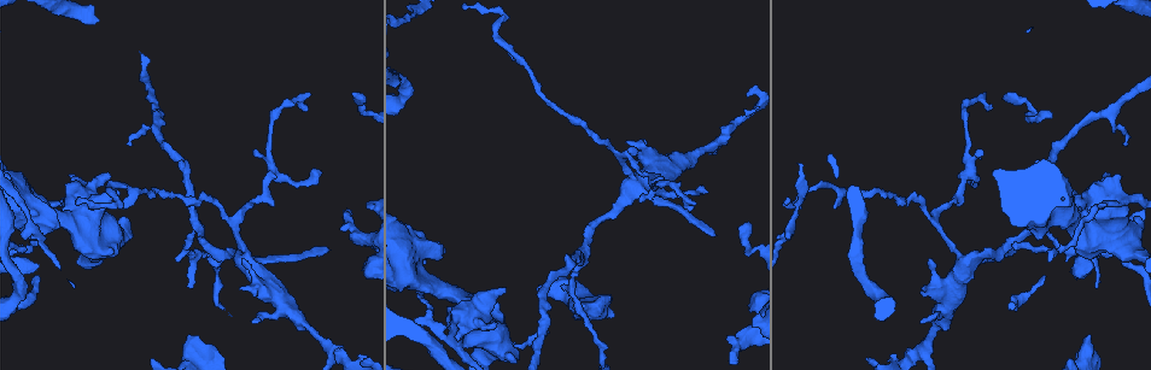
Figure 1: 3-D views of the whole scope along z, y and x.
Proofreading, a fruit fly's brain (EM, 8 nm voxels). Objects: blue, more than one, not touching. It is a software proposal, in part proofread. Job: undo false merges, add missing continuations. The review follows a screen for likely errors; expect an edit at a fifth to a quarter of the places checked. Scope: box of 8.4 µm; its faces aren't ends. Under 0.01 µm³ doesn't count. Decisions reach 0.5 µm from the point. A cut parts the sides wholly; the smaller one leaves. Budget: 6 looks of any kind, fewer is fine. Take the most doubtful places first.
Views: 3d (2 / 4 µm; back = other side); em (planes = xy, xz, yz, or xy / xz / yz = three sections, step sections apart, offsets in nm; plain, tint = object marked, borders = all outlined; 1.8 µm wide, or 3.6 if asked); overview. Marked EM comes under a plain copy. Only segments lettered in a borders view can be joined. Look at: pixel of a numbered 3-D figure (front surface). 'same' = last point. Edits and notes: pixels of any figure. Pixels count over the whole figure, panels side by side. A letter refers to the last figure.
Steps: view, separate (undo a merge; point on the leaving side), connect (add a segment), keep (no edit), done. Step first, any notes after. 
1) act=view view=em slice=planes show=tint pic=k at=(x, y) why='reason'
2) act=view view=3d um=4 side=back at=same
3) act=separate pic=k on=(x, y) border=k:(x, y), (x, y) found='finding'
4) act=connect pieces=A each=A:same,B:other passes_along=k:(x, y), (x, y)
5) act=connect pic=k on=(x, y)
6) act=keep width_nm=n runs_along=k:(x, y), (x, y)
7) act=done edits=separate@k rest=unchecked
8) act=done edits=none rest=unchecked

act=view view=3d um=4 pic=1 at=(198, 336) why='branch stops here'

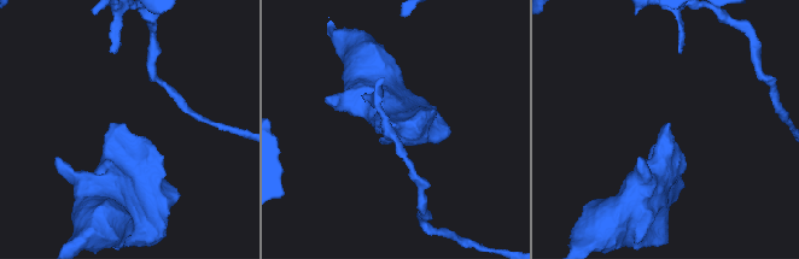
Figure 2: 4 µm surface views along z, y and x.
act=view view=em slice=xy step=8 show=tint pic=2 at=(392, 125)

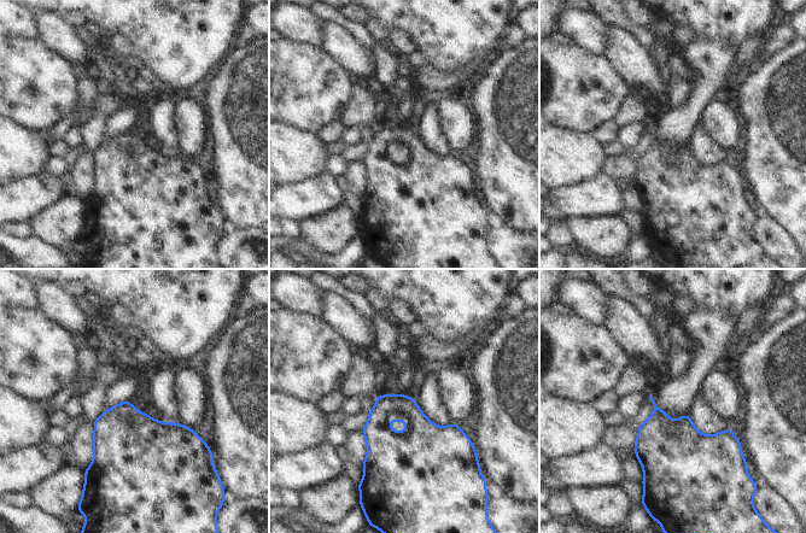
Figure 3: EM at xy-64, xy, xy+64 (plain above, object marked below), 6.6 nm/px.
act=view view=em slice=planes show=borders at=same why='cut it another way'

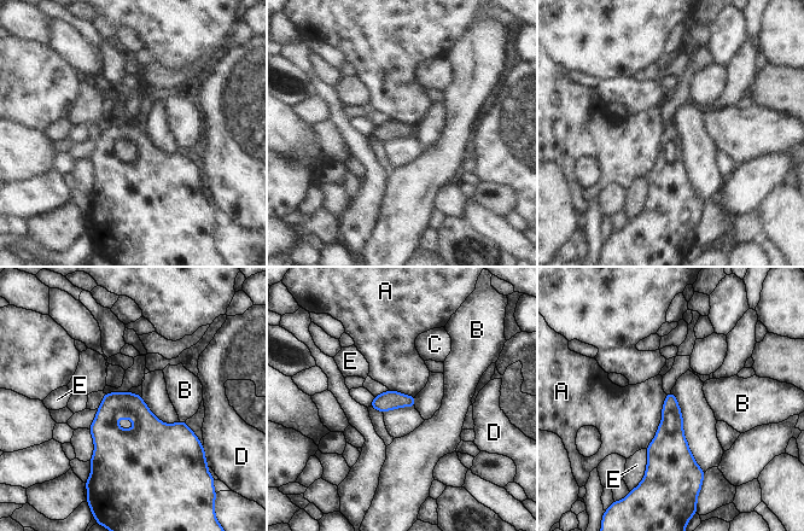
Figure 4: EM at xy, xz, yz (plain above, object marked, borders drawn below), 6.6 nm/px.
act=keep each=A:other,B:other,C:other,D:other,E:other found='none of them fits'

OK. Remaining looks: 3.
act=view view=em slice=yz step=4 show=tint pic=1 at=(1029, 110) why='narrows sharply'

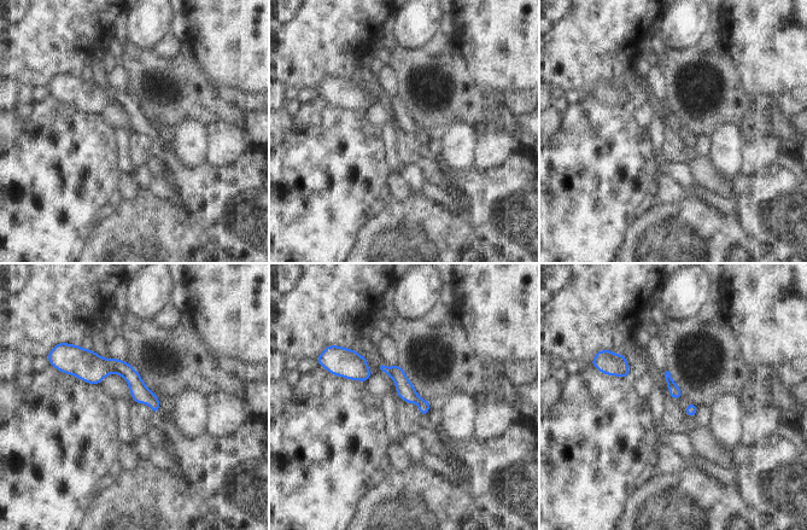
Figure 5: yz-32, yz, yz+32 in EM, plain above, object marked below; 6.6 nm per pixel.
act=view view=em slice=planes show=tint at=same

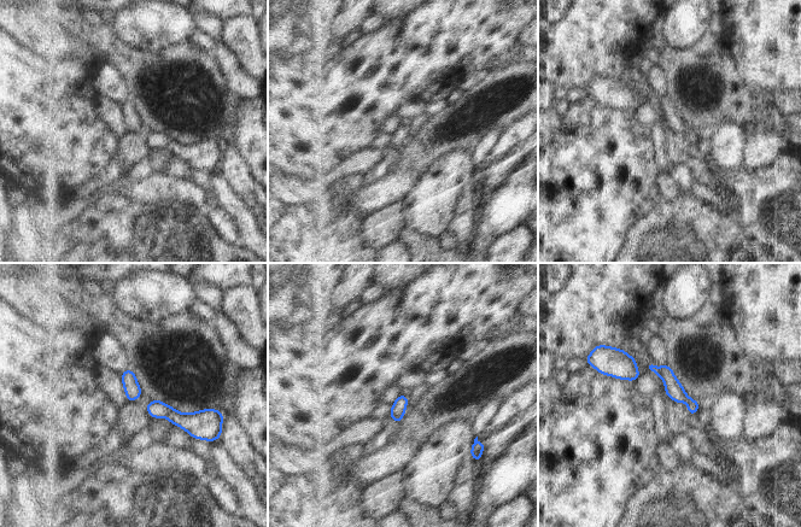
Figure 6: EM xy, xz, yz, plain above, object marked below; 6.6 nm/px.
act=view view=em slice=planes show=borders at=same

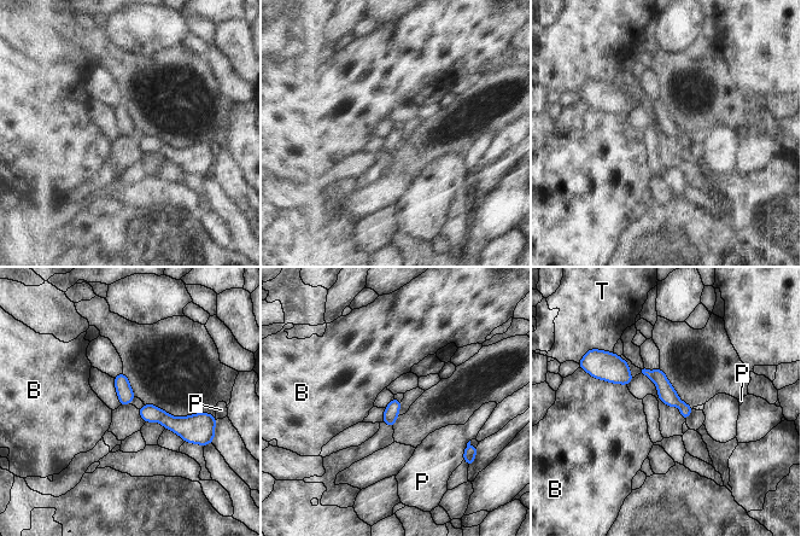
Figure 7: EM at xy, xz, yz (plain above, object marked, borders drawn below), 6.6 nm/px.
act=keep each=B:other,P:other,T:other border=7:(588, 372), (626, 386) found='all the same neuron'

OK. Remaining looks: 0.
act=done edits=none rest=unchecked

